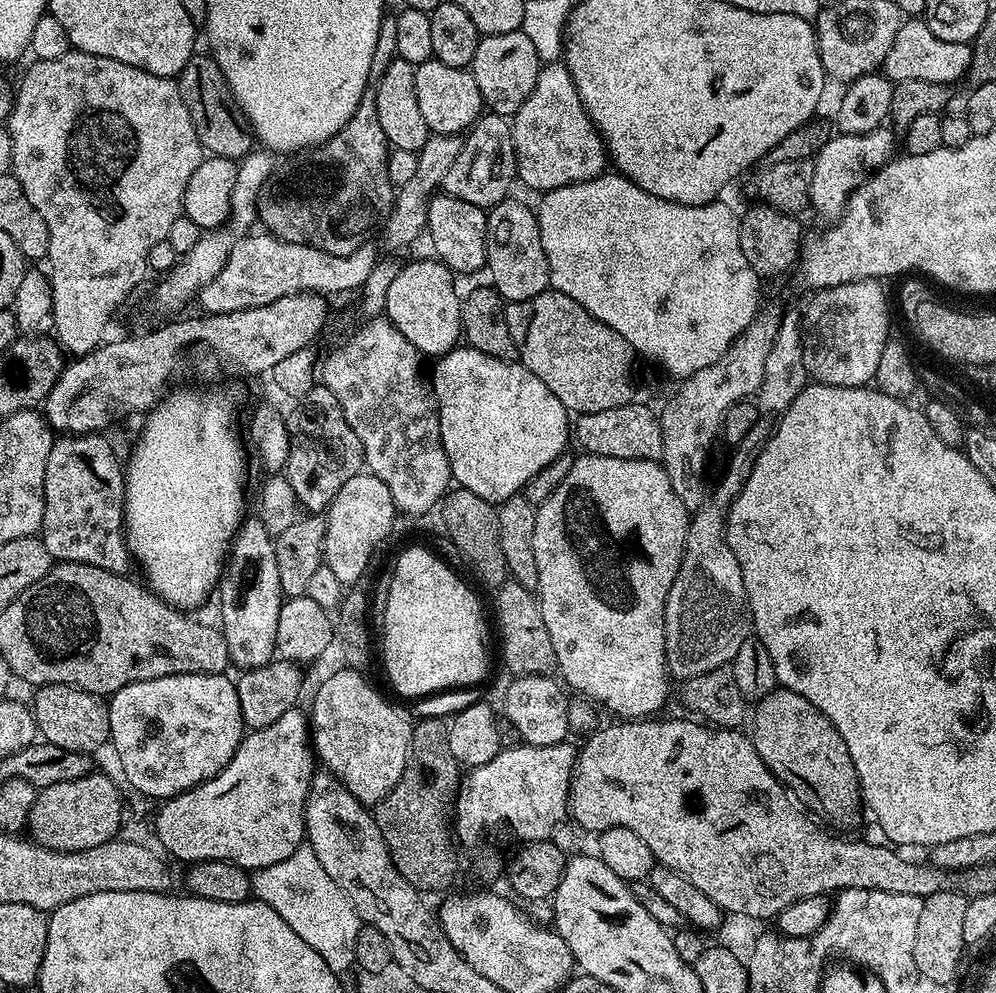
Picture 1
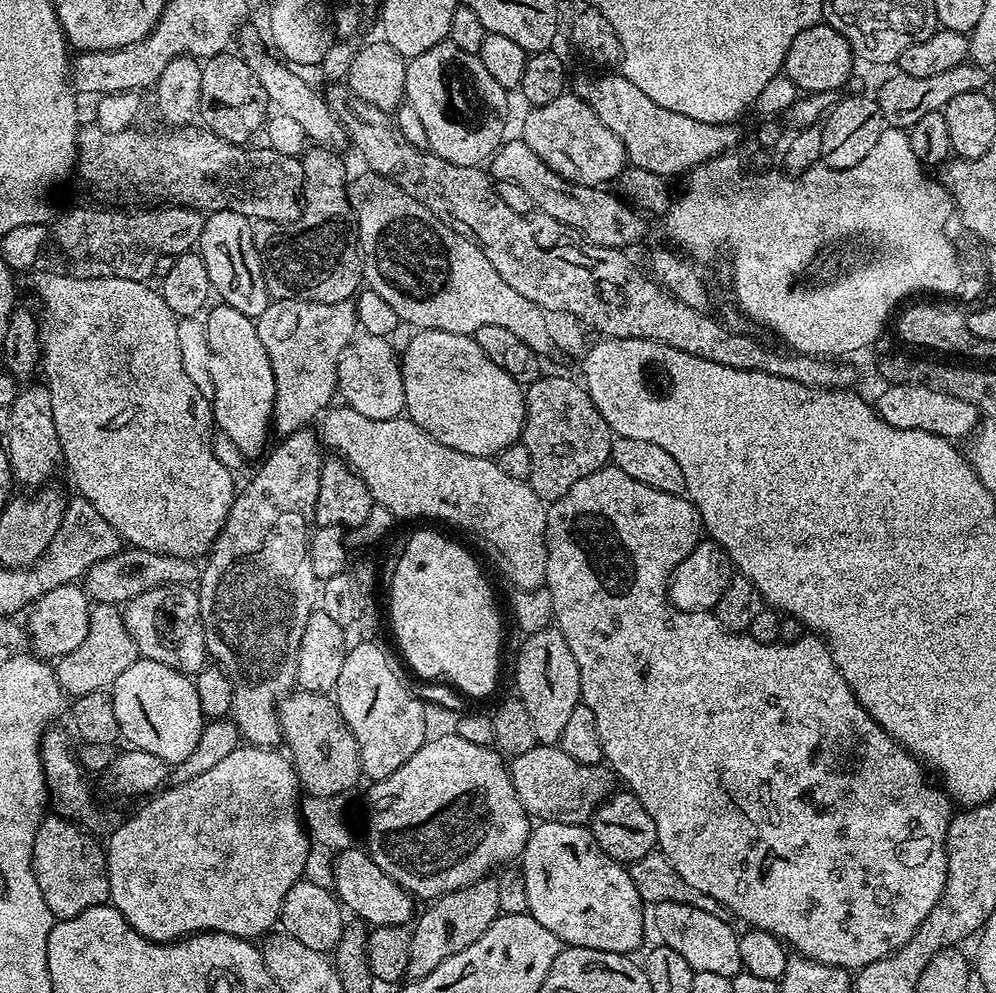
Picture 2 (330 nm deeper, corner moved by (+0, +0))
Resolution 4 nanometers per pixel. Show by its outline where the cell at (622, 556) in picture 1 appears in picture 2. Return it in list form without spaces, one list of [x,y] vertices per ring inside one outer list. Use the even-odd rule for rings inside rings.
[[[605,466],[599,468],[594,474],[586,474],[586,478],[578,478],[578,482],[574,482],[574,486],[570,486],[570,490],[566,490],[566,494],[562,494],[562,498],[551,501],[547,505],[547,510],[544,549],[548,553],[546,554],[544,584],[552,599],[552,618],[555,627],[560,629],[562,638],[566,638],[566,646],[570,646],[570,654],[574,654],[574,662],[578,662],[581,701],[586,706],[590,706],[590,710],[594,710],[594,722],[598,722],[598,738],[602,742],[607,767],[619,779],[621,776],[628,783],[625,784],[627,791],[633,792],[638,798],[638,802],[642,802],[642,806],[646,806],[646,814],[650,814],[650,818],[654,818],[658,850],[668,859],[670,866],[674,866],[674,870],[678,870],[678,878],[682,878],[682,882],[686,882],[686,886],[694,886],[694,890],[698,890],[702,894],[710,894],[710,898],[714,898],[720,903],[721,909],[727,910],[729,908],[738,919],[745,920],[745,925],[761,928],[770,934],[774,934],[778,939],[783,940],[785,945],[791,946],[793,949],[796,947],[795,951],[799,955],[822,962],[826,966],[859,970],[870,966],[870,962],[878,962],[884,956],[891,956],[903,944],[910,942],[910,938],[918,930],[918,926],[922,926],[922,922],[926,922],[930,910],[934,910],[938,898],[942,898],[942,890],[948,881],[946,842],[948,841],[948,823],[952,821],[954,815],[954,804],[943,787],[937,786],[935,783],[933,783],[934,785],[928,784],[927,778],[924,777],[924,772],[926,773],[925,765],[917,760],[912,753],[907,752],[901,744],[892,740],[890,734],[886,734],[886,730],[882,730],[882,726],[878,726],[878,722],[874,722],[874,718],[870,718],[870,714],[858,702],[858,698],[850,690],[846,678],[840,673],[840,667],[834,662],[827,643],[819,635],[805,634],[798,641],[789,644],[779,642],[763,644],[755,640],[753,636],[739,632],[728,632],[720,625],[718,618],[712,612],[683,612],[678,610],[668,598],[668,584],[656,584],[656,580],[632,580],[632,584],[616,584],[616,588],[612,588],[612,576],[664,576],[668,580],[672,577],[672,571],[678,566],[676,556],[672,556],[672,552],[664,552],[664,556],[660,556],[660,552],[652,552],[652,548],[648,548],[648,552],[644,552],[644,544],[668,544],[668,548],[672,548],[672,544],[700,543],[702,539],[700,515],[696,505],[688,499],[687,495],[675,496],[674,494],[666,494],[662,490],[654,490],[642,482],[634,482],[634,478],[630,478],[630,474],[622,474],[622,470]]]

